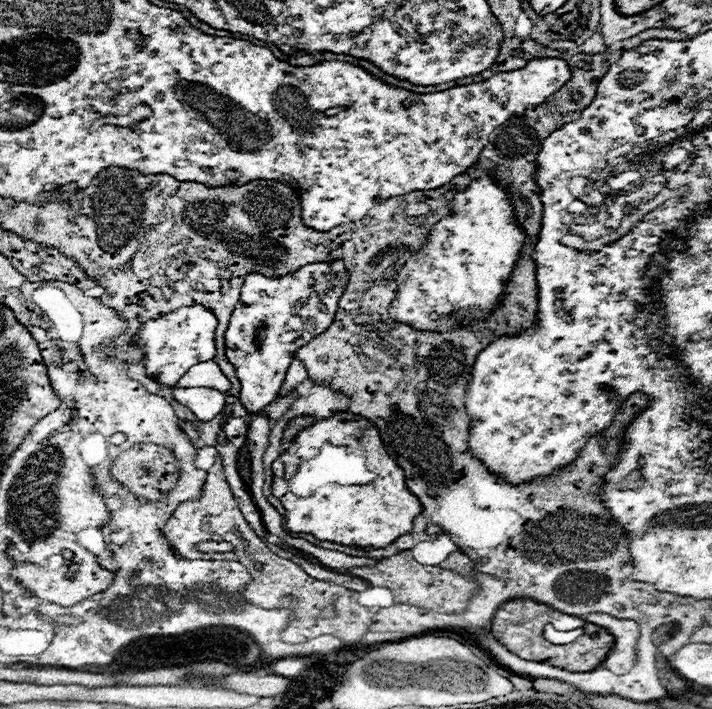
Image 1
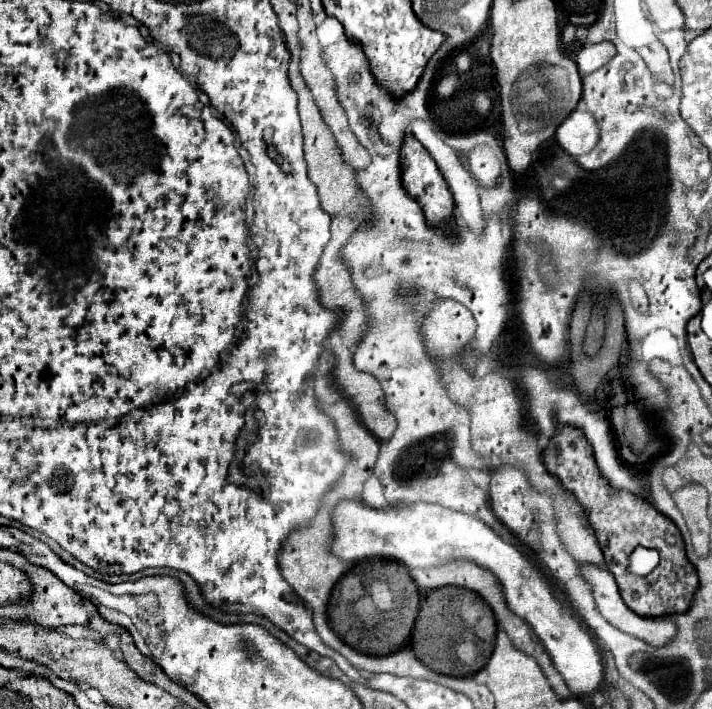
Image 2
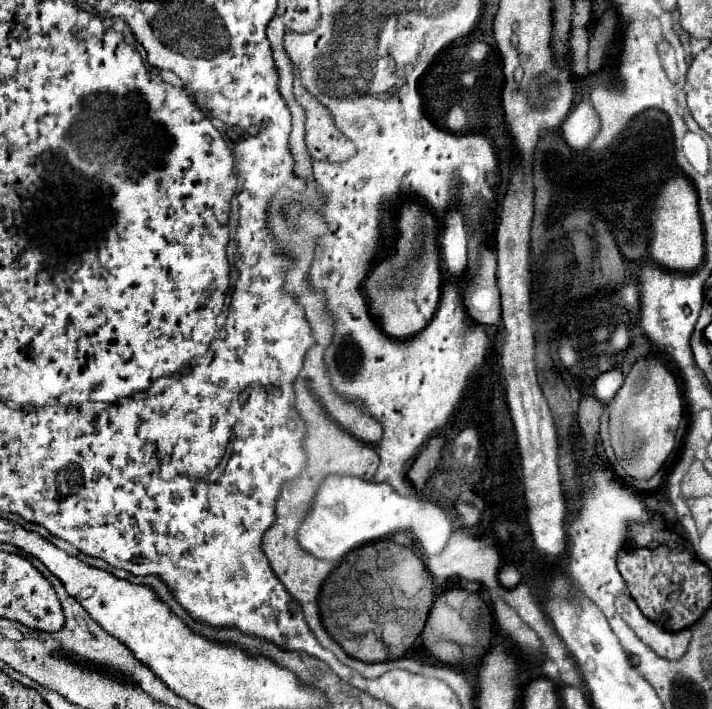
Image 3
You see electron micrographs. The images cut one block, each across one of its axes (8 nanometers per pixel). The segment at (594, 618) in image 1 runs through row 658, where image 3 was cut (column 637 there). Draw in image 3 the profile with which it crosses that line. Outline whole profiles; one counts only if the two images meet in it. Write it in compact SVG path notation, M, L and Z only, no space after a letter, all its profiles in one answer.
M622 596L616 602L616 608L620 612L620 616L626 620L626 624L630 624L630 628L636 632L636 636L648 644L658 656L666 658L666 660L678 660L686 654L688 646L690 646L690 638L692 632L690 630L682 630L682 632L666 632L660 626L656 626L652 620L648 620L640 608L636 606L636 602L630 596Z

